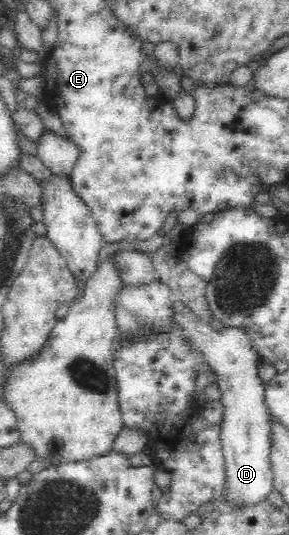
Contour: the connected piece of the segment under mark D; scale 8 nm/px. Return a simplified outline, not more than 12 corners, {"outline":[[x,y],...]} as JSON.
{"outline":[[173,300],[204,352],[224,415],[225,503],[273,491],[269,412],[243,329],[221,332]]}

